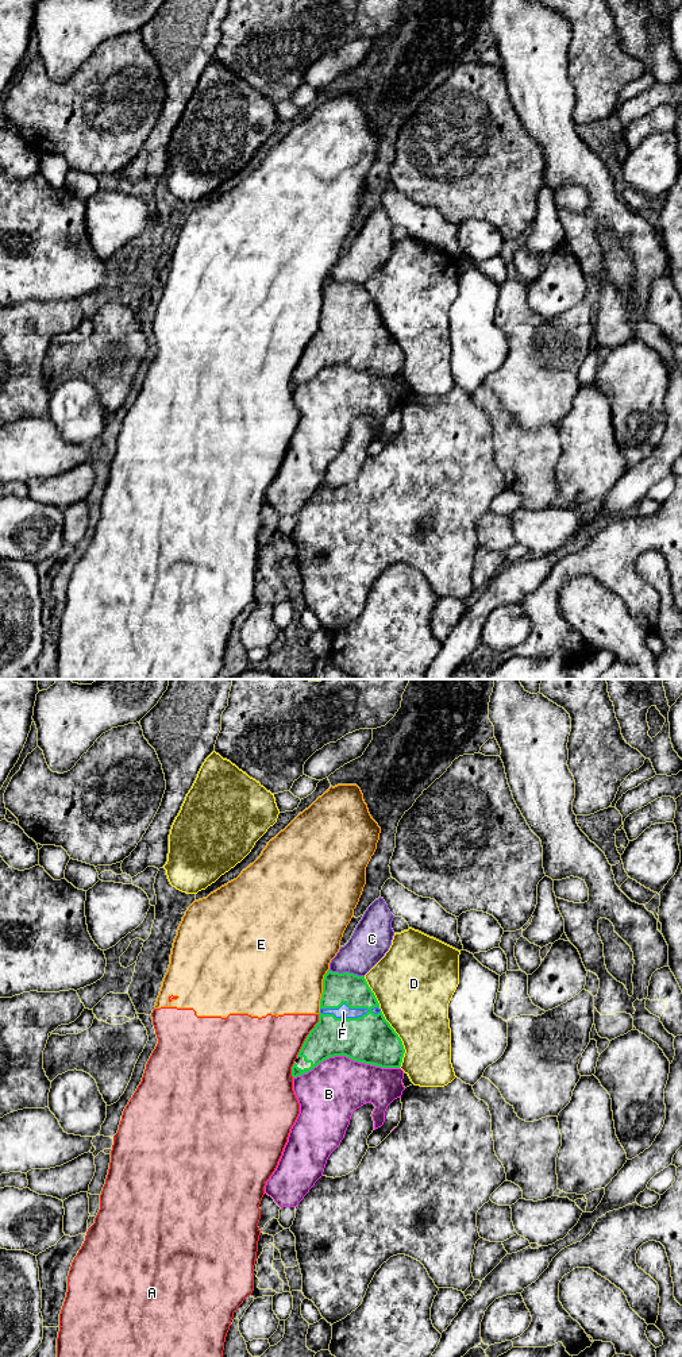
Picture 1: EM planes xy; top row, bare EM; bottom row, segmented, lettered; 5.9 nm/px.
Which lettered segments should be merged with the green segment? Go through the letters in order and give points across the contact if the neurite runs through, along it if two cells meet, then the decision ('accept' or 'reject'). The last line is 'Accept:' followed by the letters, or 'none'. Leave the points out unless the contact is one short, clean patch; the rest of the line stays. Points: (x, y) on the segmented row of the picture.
A: reject
B: reject
C: reject
D: reject
E: reject
F: accept
Accept: F

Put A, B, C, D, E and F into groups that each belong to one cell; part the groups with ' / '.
A E / B / C / D / F

